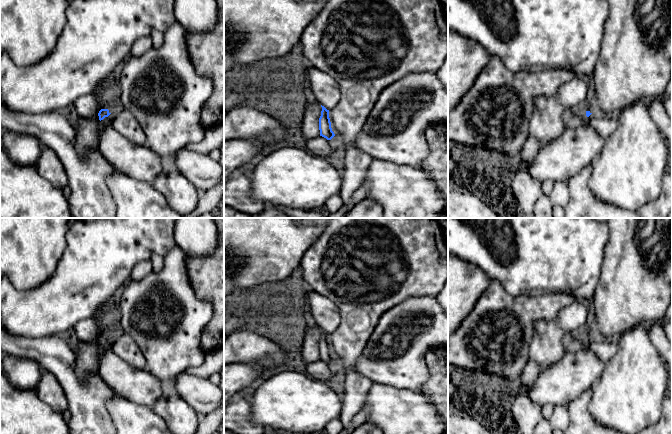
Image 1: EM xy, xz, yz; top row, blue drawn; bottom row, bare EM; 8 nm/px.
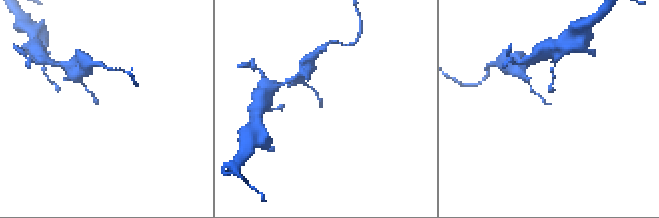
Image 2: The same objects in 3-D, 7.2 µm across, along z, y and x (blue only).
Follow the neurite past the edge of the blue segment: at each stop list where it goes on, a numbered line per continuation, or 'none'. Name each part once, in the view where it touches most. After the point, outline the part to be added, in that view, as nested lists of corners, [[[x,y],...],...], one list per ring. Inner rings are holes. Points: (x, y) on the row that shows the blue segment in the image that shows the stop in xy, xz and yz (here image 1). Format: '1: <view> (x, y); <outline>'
1: xy (107, 121); [[[110,114],[108,117],[105,117],[103,120],[100,121],[102,130],[111,126],[112,119],[113,119],[113,116],[112,114]]]

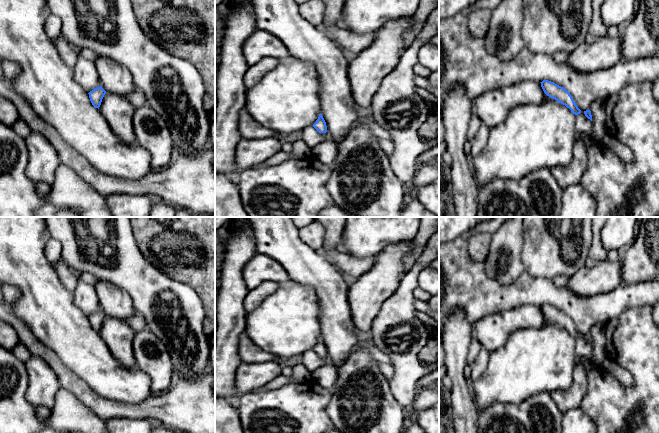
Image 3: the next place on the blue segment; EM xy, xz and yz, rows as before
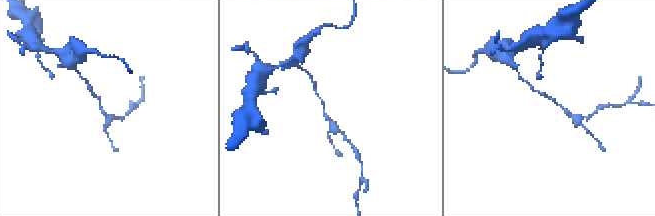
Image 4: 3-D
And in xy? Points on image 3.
none

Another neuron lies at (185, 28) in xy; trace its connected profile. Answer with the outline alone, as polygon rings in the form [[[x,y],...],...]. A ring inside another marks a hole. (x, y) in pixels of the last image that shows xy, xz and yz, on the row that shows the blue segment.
[[[131,0],[136,20],[141,30],[149,36],[154,43],[165,49],[170,54],[191,63],[201,74],[205,87],[203,108],[207,113],[215,110],[215,0]]]

